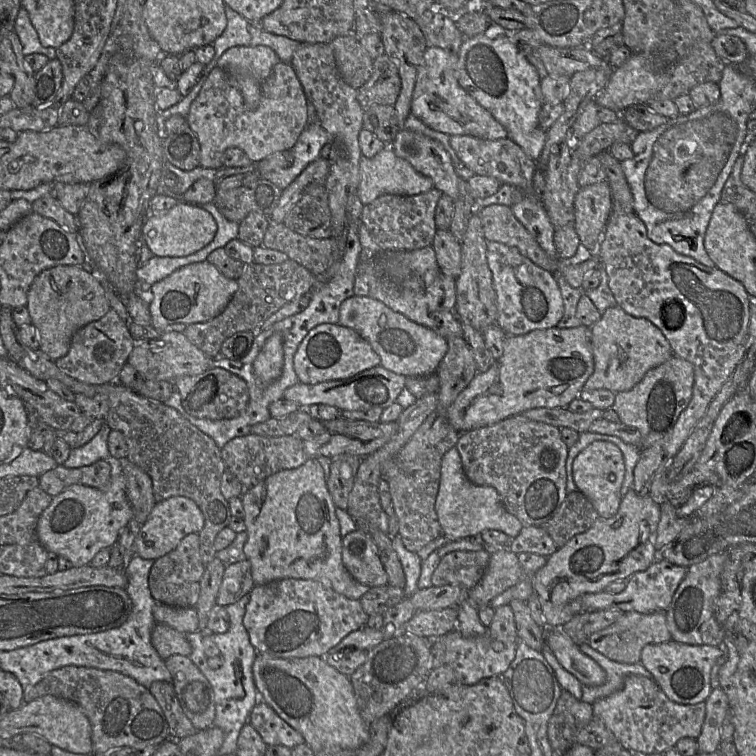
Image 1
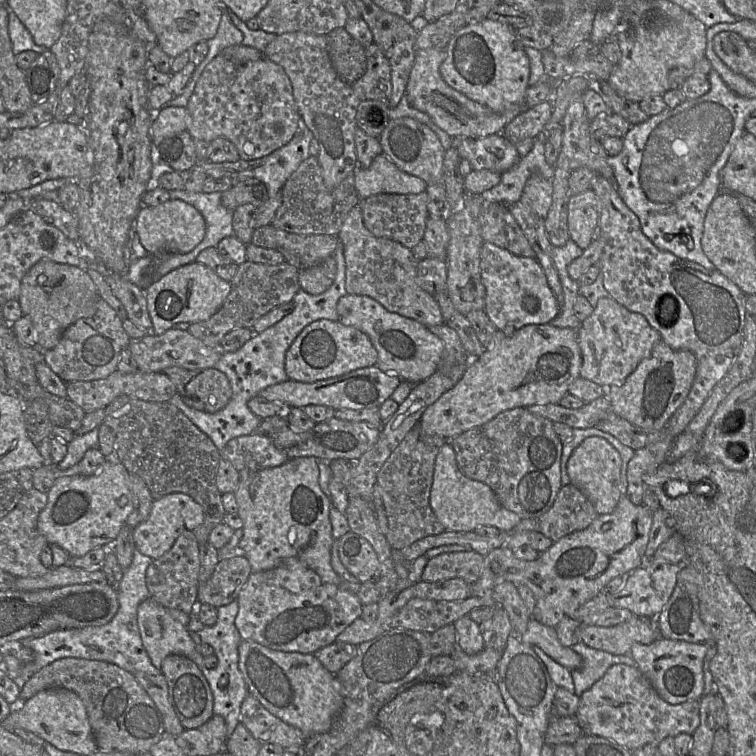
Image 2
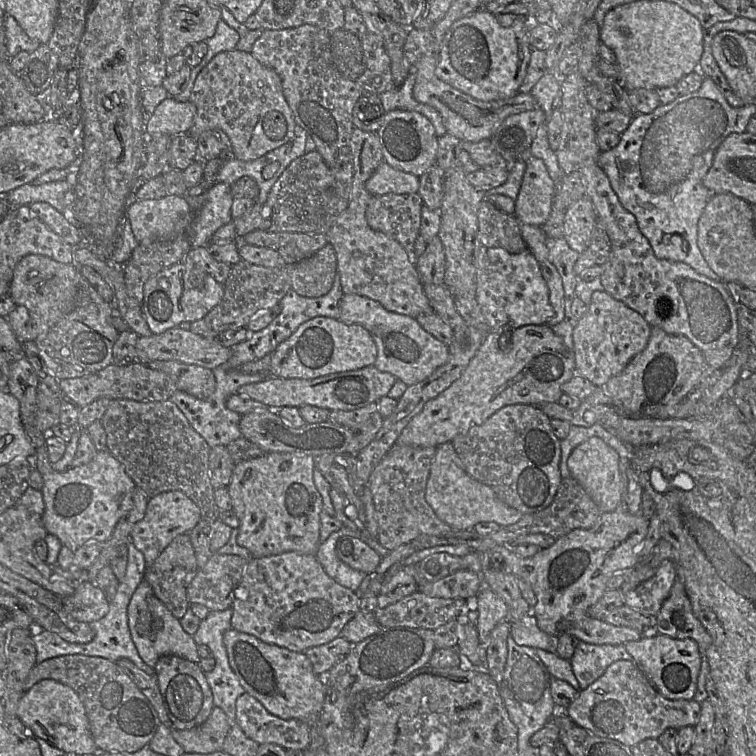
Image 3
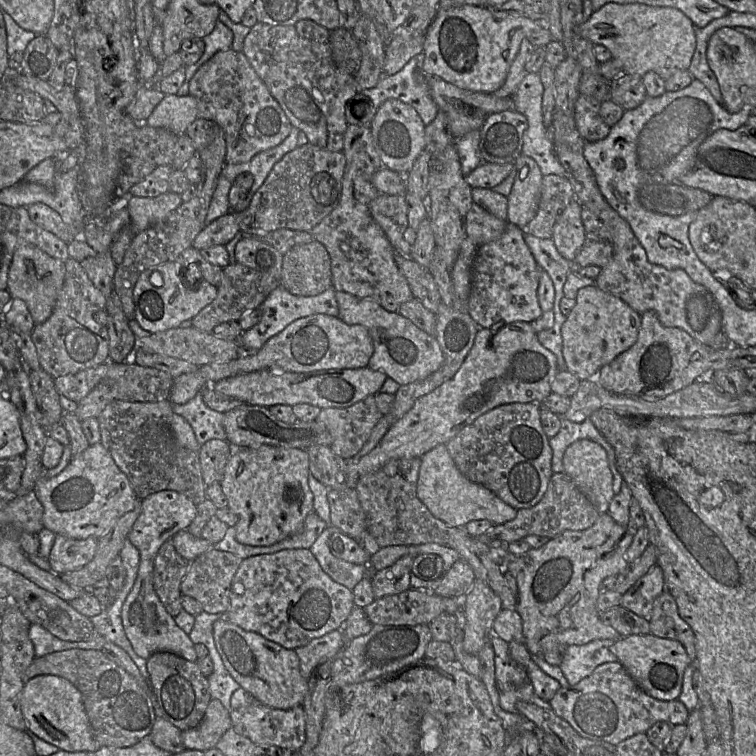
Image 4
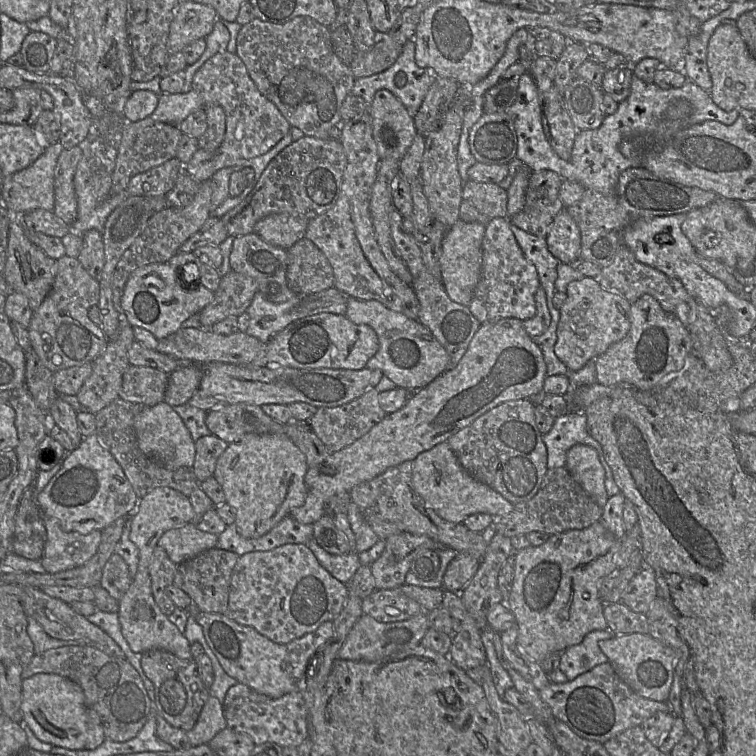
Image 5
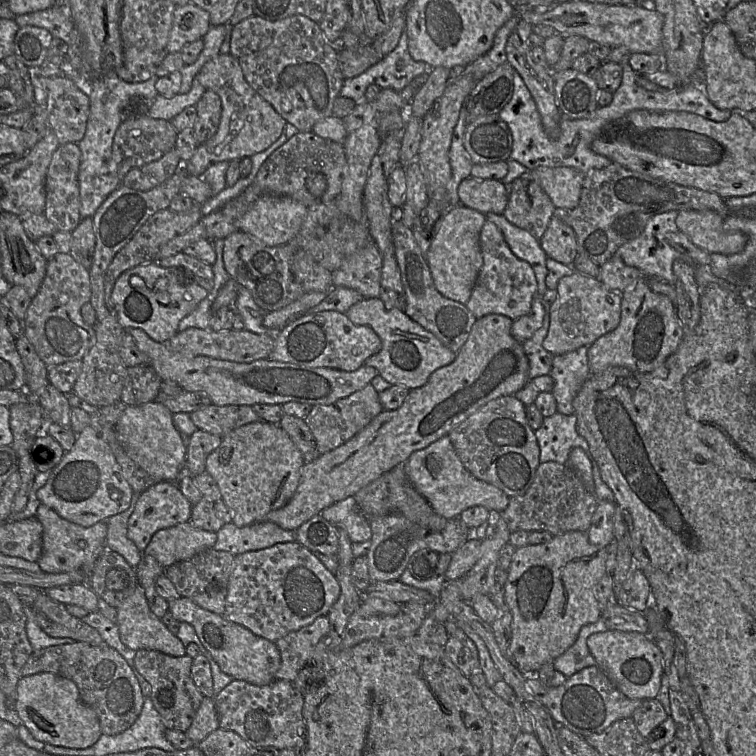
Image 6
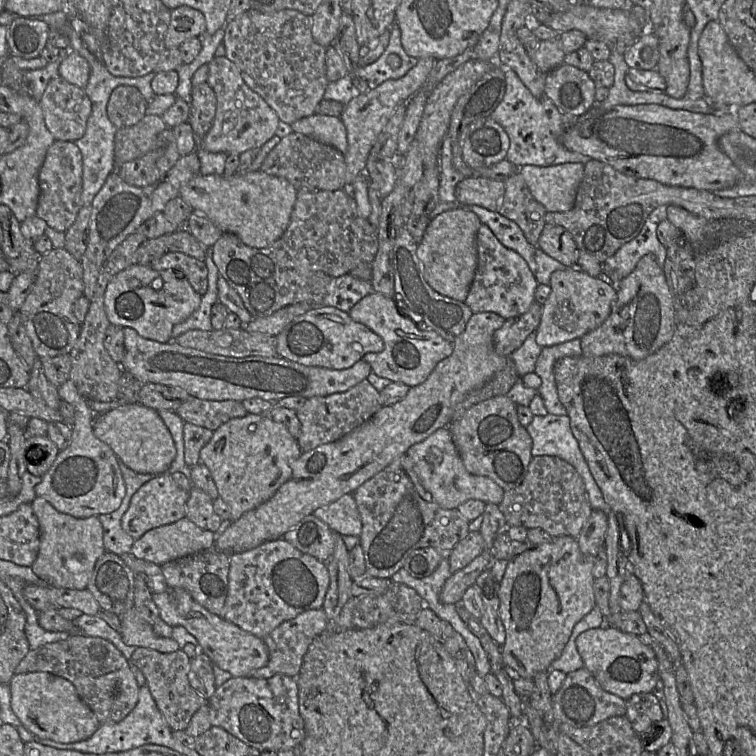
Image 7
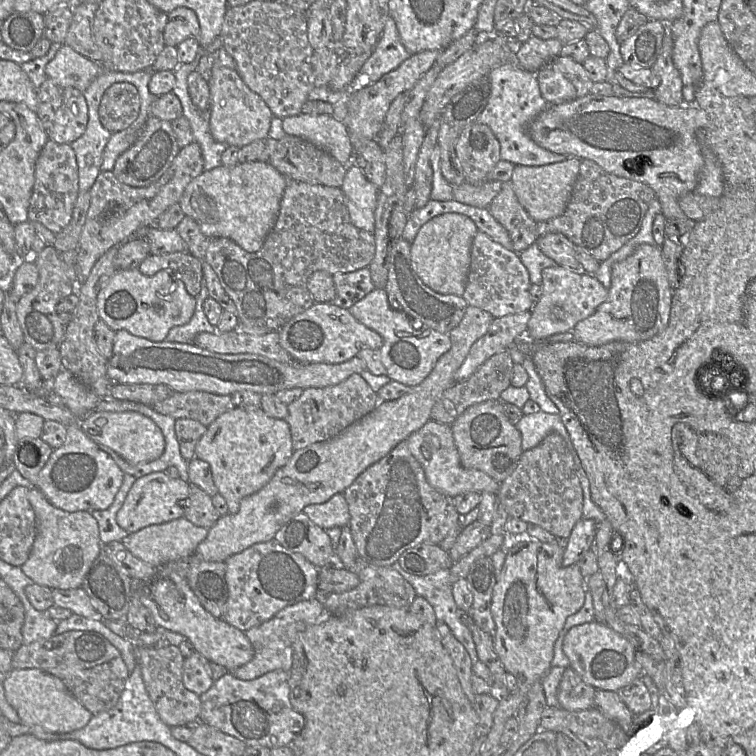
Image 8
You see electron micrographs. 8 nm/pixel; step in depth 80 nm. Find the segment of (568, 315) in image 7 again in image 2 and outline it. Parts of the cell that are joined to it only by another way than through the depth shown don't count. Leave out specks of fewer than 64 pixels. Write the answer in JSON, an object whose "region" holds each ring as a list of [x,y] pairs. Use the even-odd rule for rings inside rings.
{"region":[[[610,296],[600,298],[592,314],[577,328],[578,344],[582,355],[580,377],[605,388],[622,385],[638,364],[649,357],[654,345],[661,339],[646,318],[629,311]]]}

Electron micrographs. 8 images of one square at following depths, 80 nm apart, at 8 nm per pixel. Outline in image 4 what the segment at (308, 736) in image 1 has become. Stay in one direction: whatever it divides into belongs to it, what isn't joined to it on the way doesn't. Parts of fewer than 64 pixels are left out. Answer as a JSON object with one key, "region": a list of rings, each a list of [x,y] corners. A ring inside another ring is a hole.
{"region":[[[226,617],[214,622],[213,636],[226,669],[241,687],[272,708],[290,709],[302,705],[309,692],[309,680],[300,672],[299,657],[294,649],[244,630]]]}

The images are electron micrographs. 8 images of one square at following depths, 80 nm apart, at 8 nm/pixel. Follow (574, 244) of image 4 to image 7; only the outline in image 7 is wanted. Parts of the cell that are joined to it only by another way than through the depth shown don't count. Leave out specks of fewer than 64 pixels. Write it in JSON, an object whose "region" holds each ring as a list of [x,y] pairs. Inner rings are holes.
{"region":[[[546,224],[537,247],[567,268],[576,268],[578,247],[571,233],[564,227]]]}

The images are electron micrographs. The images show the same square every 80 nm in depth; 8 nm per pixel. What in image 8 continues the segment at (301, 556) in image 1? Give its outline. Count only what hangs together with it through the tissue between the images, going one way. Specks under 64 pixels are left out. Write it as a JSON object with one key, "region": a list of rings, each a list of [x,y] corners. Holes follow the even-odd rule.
{"region":[[[234,408],[223,413],[207,427],[195,446],[195,457],[209,464],[213,482],[218,493],[225,499],[230,514],[238,512],[243,498],[262,489],[277,470],[289,461],[293,452],[290,427],[286,420],[270,417],[262,408]]]}

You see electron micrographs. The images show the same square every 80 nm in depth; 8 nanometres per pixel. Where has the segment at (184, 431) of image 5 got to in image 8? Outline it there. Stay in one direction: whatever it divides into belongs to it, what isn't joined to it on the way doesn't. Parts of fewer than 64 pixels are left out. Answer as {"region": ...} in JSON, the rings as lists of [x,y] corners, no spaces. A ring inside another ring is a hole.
{"region":[[[96,412],[79,420],[87,437],[108,446],[130,464],[153,461],[164,452],[165,438],[161,429],[152,419],[138,412]]]}

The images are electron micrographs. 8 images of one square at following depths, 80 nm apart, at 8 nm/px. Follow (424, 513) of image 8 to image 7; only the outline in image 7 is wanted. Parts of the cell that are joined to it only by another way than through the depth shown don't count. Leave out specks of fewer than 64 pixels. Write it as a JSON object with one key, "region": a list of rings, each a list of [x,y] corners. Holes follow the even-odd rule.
{"region":[[[407,454],[399,456],[382,471],[365,481],[352,495],[362,522],[359,545],[364,553],[366,574],[372,577],[390,579],[404,568],[406,559],[420,548],[433,547],[442,554],[447,554],[470,532],[469,521],[457,508],[440,507],[431,494],[424,489]]]}

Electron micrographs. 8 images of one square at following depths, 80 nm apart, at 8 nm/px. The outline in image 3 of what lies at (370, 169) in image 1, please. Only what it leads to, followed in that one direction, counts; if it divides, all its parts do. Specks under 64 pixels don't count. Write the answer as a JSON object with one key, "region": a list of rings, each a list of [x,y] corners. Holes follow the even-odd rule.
{"region":[[[382,161],[365,187],[372,195],[411,194],[418,191],[419,177],[397,170]]]}

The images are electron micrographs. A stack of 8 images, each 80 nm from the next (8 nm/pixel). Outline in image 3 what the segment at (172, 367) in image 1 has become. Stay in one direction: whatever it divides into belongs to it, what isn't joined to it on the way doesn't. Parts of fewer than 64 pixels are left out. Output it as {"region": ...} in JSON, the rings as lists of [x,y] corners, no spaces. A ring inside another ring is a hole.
{"region":[[[174,327],[165,332],[149,337],[138,337],[136,342],[136,362],[147,364],[157,360],[172,360],[185,364],[214,369],[229,360],[232,355],[231,348],[223,346],[219,339],[206,338],[194,334],[190,330]]]}

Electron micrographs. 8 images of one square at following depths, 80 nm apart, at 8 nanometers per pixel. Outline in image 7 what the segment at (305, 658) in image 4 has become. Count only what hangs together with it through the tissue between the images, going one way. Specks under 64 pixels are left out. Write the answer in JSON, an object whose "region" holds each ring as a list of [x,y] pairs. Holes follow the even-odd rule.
{"region":[[[322,608],[305,611],[293,619],[282,622],[263,638],[269,651],[269,661],[264,667],[256,670],[251,677],[258,679],[284,674],[296,679],[310,644],[325,631],[327,631],[327,616]]]}

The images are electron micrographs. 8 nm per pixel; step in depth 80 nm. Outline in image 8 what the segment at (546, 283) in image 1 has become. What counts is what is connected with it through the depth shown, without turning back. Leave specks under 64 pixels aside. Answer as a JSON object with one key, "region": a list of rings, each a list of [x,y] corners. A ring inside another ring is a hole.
{"region":[[[478,231],[472,243],[471,263],[463,294],[467,304],[489,312],[494,318],[528,312],[535,305],[530,294],[531,285],[529,271],[519,254]]]}

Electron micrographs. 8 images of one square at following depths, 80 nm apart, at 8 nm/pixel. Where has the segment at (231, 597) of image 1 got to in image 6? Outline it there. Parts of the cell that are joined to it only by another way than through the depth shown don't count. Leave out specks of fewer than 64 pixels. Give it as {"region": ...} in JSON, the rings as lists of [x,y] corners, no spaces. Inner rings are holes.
{"region":[[[213,548],[204,549],[189,559],[165,568],[164,573],[182,597],[187,597],[201,608],[222,615],[228,592],[228,581],[233,569],[234,555]]]}

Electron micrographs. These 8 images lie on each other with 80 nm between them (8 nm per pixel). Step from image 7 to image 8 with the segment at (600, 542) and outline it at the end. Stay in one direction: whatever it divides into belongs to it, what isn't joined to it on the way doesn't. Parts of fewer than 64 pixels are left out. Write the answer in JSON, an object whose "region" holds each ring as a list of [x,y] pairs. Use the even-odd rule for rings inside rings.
{"region":[[[581,519],[574,526],[570,537],[565,541],[562,565],[568,567],[580,561],[592,549],[598,525],[594,520]]]}

